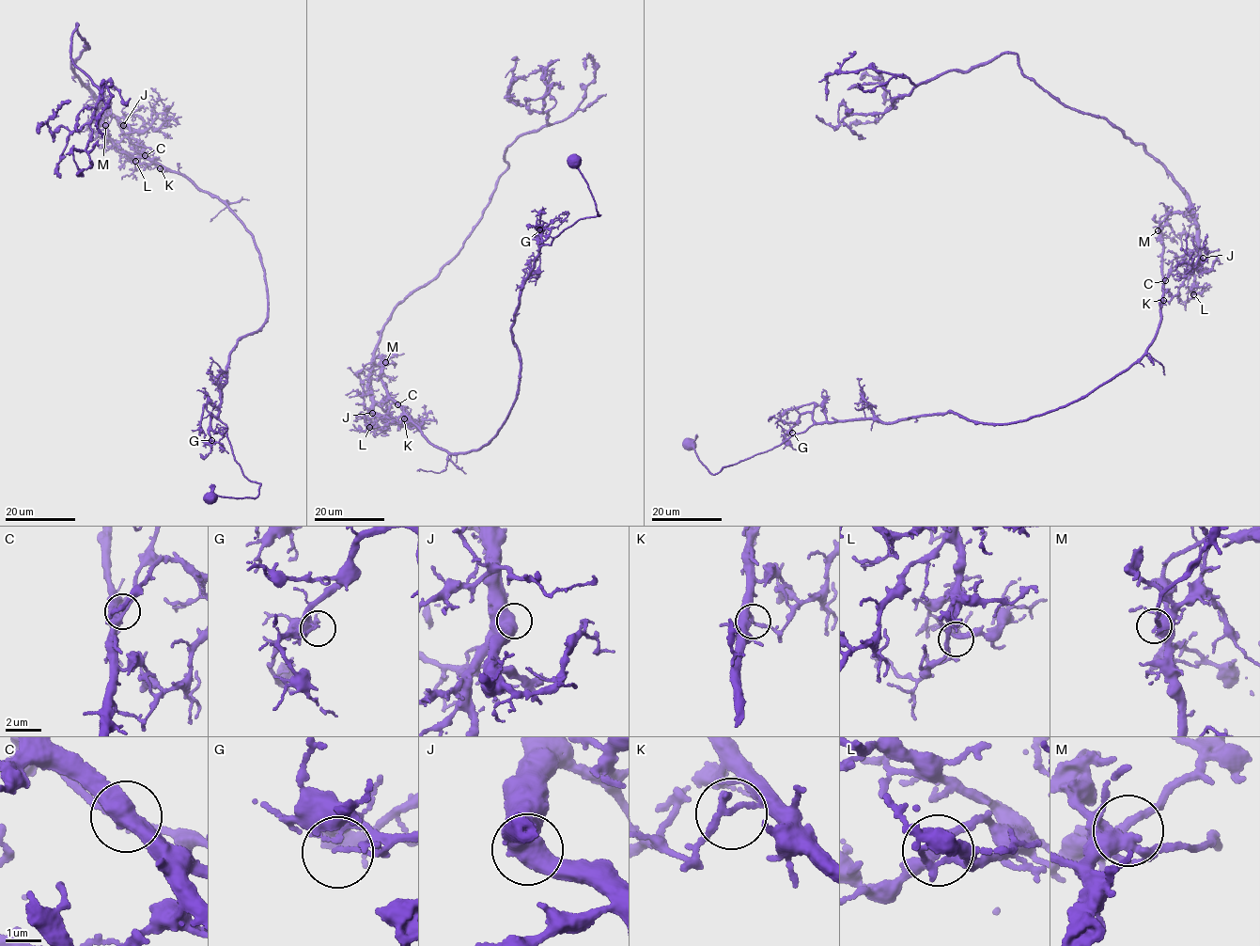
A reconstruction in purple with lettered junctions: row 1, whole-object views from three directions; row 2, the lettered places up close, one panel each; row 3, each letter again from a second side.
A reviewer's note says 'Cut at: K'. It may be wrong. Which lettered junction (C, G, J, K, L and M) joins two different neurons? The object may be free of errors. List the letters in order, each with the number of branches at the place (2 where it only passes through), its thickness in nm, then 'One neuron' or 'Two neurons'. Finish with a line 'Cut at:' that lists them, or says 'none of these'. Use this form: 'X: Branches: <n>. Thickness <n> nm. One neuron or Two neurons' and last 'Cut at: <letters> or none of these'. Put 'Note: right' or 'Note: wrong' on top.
Note: right
C: Branches: 2. Thickness 240 nm. One neuron
G: Branches: 1. Thickness 100 nm. One neuron
J: Branches: 2. Thickness 600 nm. One neuron
K: Branches: 2. Thickness 190 nm. Two neurons
L: Branches: 2. Thickness 240 nm. One neuron
M: Branches: 2. Thickness 400 nm. One neuron
Cut at: K

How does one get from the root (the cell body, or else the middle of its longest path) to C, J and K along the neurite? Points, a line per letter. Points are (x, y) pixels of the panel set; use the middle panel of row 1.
C: (575, 159), (599, 215), (539, 247), (511, 328), (518, 395), (496, 436), (450, 453), (428, 443), (397, 404)
J: (575, 159), (599, 215), (539, 247), (511, 328), (518, 395), (496, 436), (451, 453), (408, 417), (372, 413)
K: (575, 159), (599, 215), (539, 247), (511, 328), (518, 395), (497, 435), (451, 453), (404, 418)

